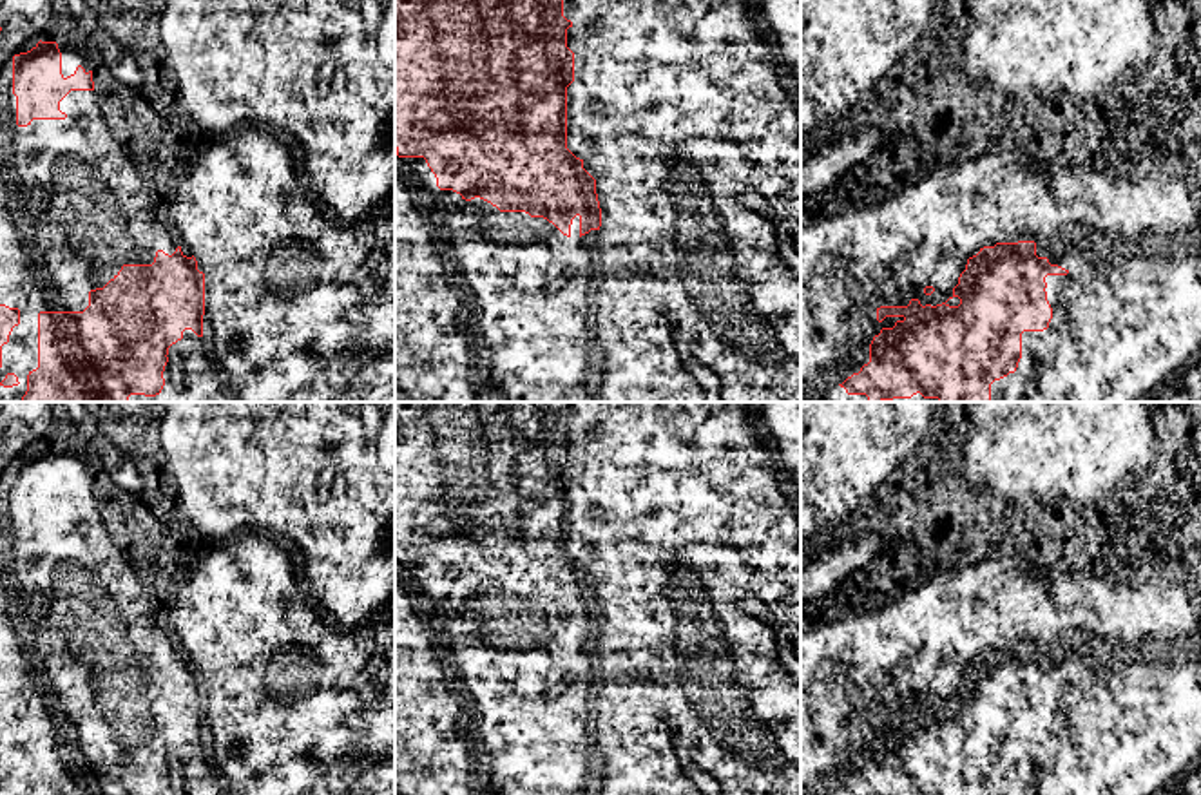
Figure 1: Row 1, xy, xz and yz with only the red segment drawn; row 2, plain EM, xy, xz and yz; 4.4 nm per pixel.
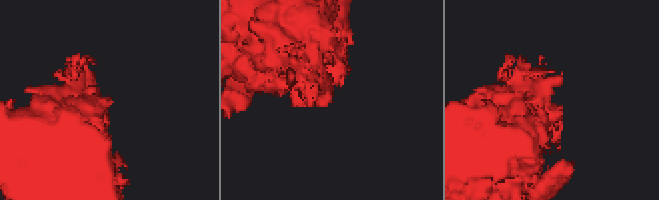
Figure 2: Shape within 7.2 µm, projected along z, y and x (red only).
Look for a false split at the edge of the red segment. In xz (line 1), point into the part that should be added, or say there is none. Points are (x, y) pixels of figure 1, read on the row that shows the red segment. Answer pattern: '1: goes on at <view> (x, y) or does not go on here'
1: goes on at xz (584, 247)

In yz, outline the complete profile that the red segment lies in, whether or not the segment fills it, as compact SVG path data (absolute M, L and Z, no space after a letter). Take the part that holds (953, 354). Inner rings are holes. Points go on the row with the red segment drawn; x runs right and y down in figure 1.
M993 228L984 232L980 252L967 259L966 270L953 288L953 295L937 306L922 306L918 299L911 299L908 306L880 306L877 321L897 317L893 328L882 328L870 344L870 362L859 373L848 377L841 388L848 395L866 395L870 402L893 398L911 398L920 393L924 398L938 398L940 402L991 402L991 384L1014 373L1022 359L1022 333L1043 331L1052 319L1052 308L1047 301L1047 275L1067 275L1072 243L1036 244L1023 234Z

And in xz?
M395 0L395 148L399 158L424 158L440 190L453 190L462 199L480 197L500 212L525 212L543 217L563 235L571 237L572 219L580 217L576 246L565 252L565 261L547 275L545 284L569 275L569 261L581 257L592 268L594 237L601 226L598 201L600 181L585 168L583 159L567 148L567 87L574 81L574 53L567 47L567 29L572 22L563 16L563 0Z

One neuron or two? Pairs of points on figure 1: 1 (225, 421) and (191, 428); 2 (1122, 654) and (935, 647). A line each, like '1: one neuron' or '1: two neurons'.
1: one neuron
2: two neurons

